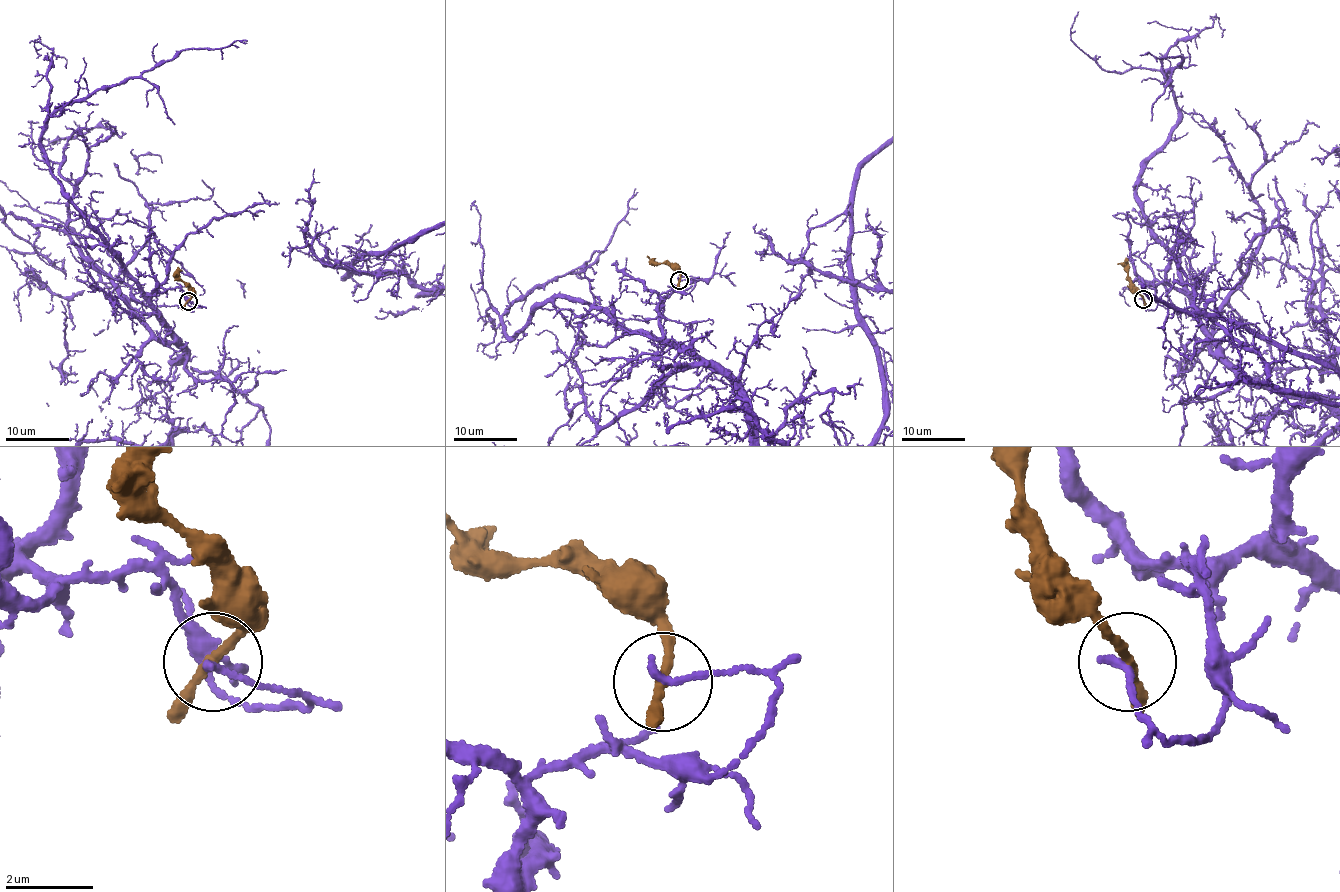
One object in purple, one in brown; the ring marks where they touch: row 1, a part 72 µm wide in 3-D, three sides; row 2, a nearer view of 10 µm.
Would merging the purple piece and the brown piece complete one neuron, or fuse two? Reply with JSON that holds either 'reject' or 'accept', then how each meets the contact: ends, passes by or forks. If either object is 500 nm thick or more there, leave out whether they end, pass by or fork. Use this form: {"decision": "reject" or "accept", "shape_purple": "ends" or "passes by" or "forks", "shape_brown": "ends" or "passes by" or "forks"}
{"decision": "reject", "shape_purple": "ends", "shape_brown": "passes by"}

